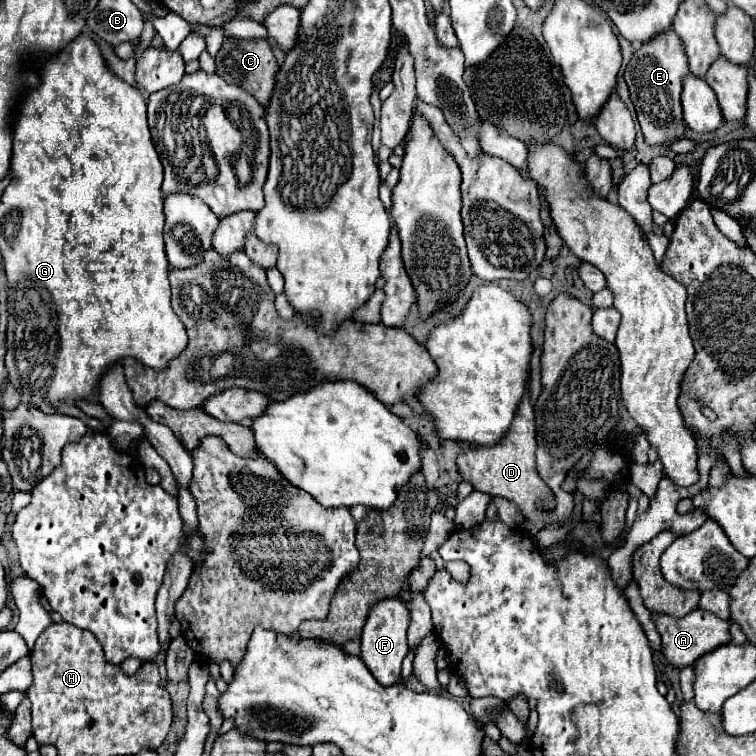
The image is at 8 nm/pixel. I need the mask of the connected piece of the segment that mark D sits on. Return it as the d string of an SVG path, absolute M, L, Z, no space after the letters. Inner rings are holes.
M525 391L523 399L519 401L519 407L515 411L515 417L511 421L511 427L507 433L501 437L501 443L495 445L483 445L483 447L473 447L465 453L457 455L457 467L459 473L467 483L471 483L477 491L491 493L497 497L505 497L521 511L525 511L527 519L537 519L541 515L547 515L547 511L537 511L537 499L545 495L545 491L551 491L545 481L537 475L535 471L535 415L533 415L533 405L529 399L529 391Z

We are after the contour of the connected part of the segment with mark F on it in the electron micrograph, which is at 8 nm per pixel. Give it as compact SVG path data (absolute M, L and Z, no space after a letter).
M395 597L375 603L367 615L361 633L361 659L365 661L369 671L379 679L381 685L389 687L401 681L401 663L409 651L407 627L409 627L409 615L405 611L405 605Z

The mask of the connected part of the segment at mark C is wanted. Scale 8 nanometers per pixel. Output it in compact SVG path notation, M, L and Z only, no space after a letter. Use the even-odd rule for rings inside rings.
M227 37L219 53L215 55L215 65L217 65L217 75L221 75L227 83L237 83L245 87L245 91L249 91L263 107L265 103L269 103L269 95L273 93L273 75L277 73L279 65L267 41L263 39L247 41L247 39Z

